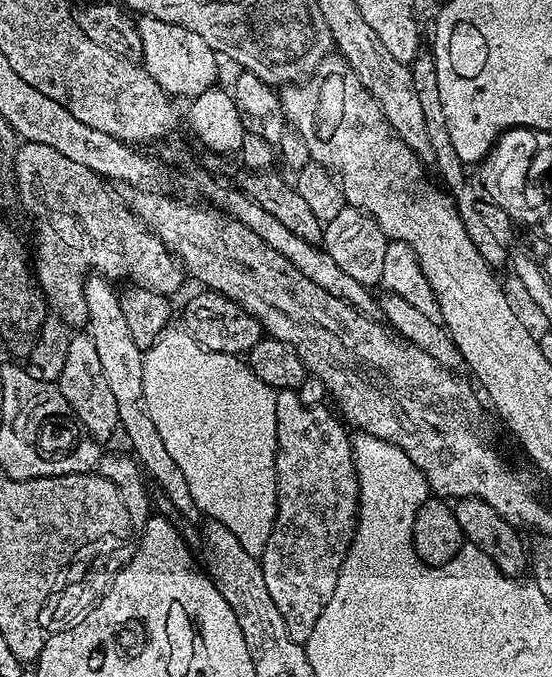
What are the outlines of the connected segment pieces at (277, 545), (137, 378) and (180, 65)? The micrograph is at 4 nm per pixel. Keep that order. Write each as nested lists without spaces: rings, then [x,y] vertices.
[[[296,390],[276,392],[276,517],[270,538],[258,559],[266,578],[266,590],[270,590],[270,598],[274,598],[274,606],[278,606],[282,622],[286,622],[286,634],[302,645],[308,643],[310,634],[314,634],[314,626],[323,617],[334,586],[338,586],[342,562],[352,548],[360,498],[349,429],[329,408],[301,404]]]
[[[93,275],[85,283],[84,297],[88,322],[86,331],[98,349],[98,359],[102,362],[102,375],[110,386],[114,403],[118,405],[119,431],[128,439],[127,447],[137,464],[164,491],[164,496],[184,516],[197,515],[198,509],[194,498],[190,498],[190,486],[182,470],[178,470],[178,462],[170,458],[170,450],[166,450],[166,442],[162,442],[162,434],[158,434],[158,426],[154,426],[154,418],[150,418],[150,410],[146,406],[146,386],[142,386],[142,366],[144,352],[134,343],[130,334],[130,326],[126,323],[126,314],[122,314],[120,305],[121,293],[115,292],[113,283],[103,276]]]
[[[149,16],[139,17],[136,29],[142,38],[142,66],[169,97],[191,98],[210,90],[217,83],[216,75],[220,72],[221,63],[218,54],[210,50],[194,30],[186,30],[186,26],[170,26],[170,22],[158,22],[158,18]]]

